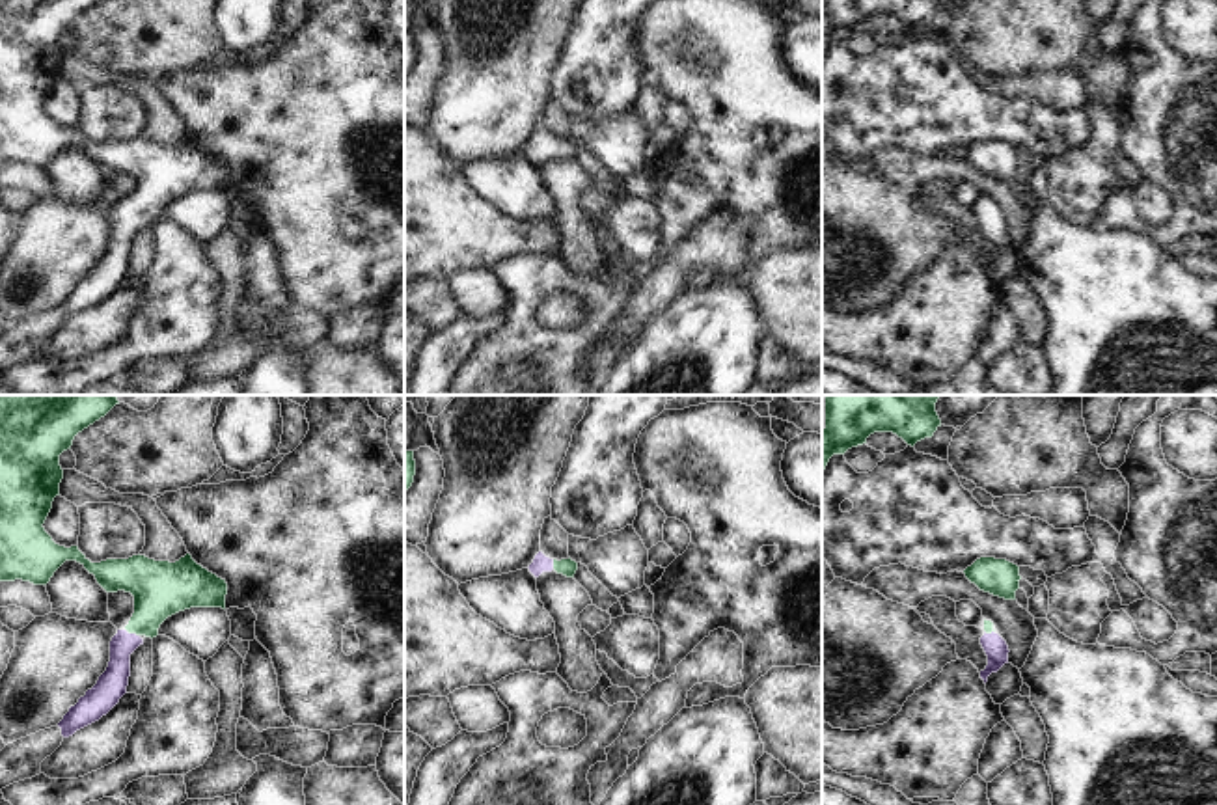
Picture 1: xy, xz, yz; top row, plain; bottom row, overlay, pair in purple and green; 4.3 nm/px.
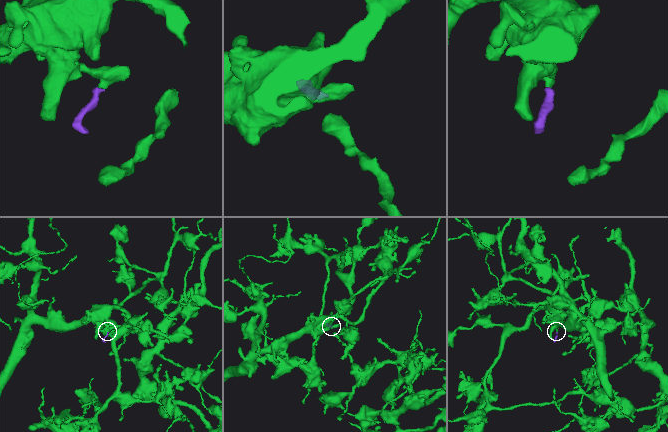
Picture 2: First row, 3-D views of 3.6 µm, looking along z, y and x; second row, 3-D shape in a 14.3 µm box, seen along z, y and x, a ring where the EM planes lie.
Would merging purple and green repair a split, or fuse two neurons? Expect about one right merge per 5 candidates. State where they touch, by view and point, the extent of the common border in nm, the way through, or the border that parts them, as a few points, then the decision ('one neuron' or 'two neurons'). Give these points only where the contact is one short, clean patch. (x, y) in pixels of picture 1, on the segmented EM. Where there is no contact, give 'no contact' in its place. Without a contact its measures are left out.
contact xy (133, 634); length 70 nm; way xy (112, 684), (120, 649), (133, 634), (150, 613), (161, 589); one neuron

